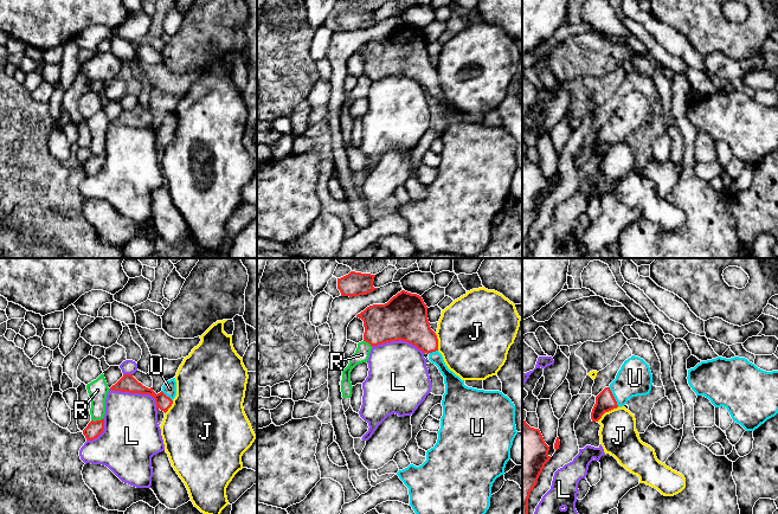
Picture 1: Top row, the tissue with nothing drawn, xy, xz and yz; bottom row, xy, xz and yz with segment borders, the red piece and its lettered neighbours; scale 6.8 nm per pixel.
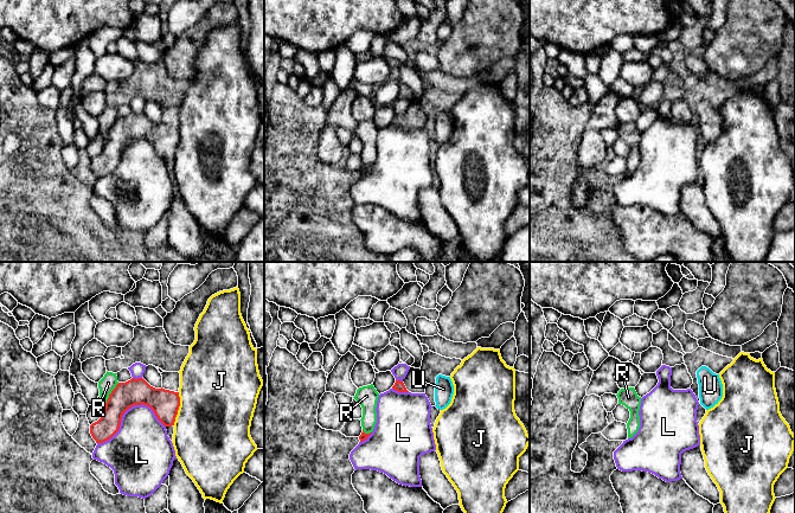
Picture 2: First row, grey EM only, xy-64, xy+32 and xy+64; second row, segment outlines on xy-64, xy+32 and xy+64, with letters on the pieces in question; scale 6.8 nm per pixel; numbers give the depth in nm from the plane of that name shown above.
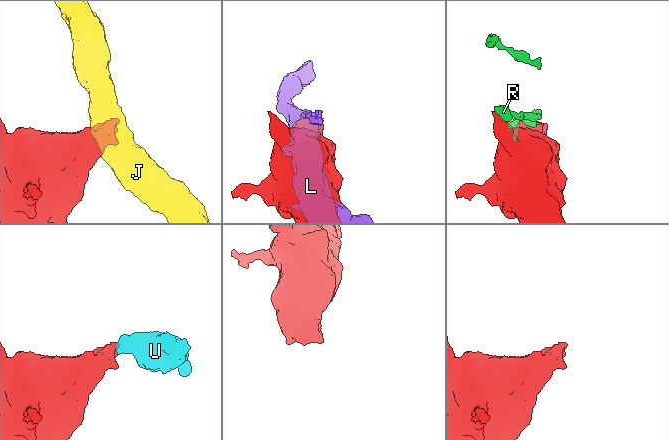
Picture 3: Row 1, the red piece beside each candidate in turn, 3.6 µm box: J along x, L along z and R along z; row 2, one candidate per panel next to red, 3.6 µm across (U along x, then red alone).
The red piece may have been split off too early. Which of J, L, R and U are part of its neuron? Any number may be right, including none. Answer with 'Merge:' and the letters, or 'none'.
Merge: U

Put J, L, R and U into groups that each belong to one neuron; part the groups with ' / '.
J / L / R / U

